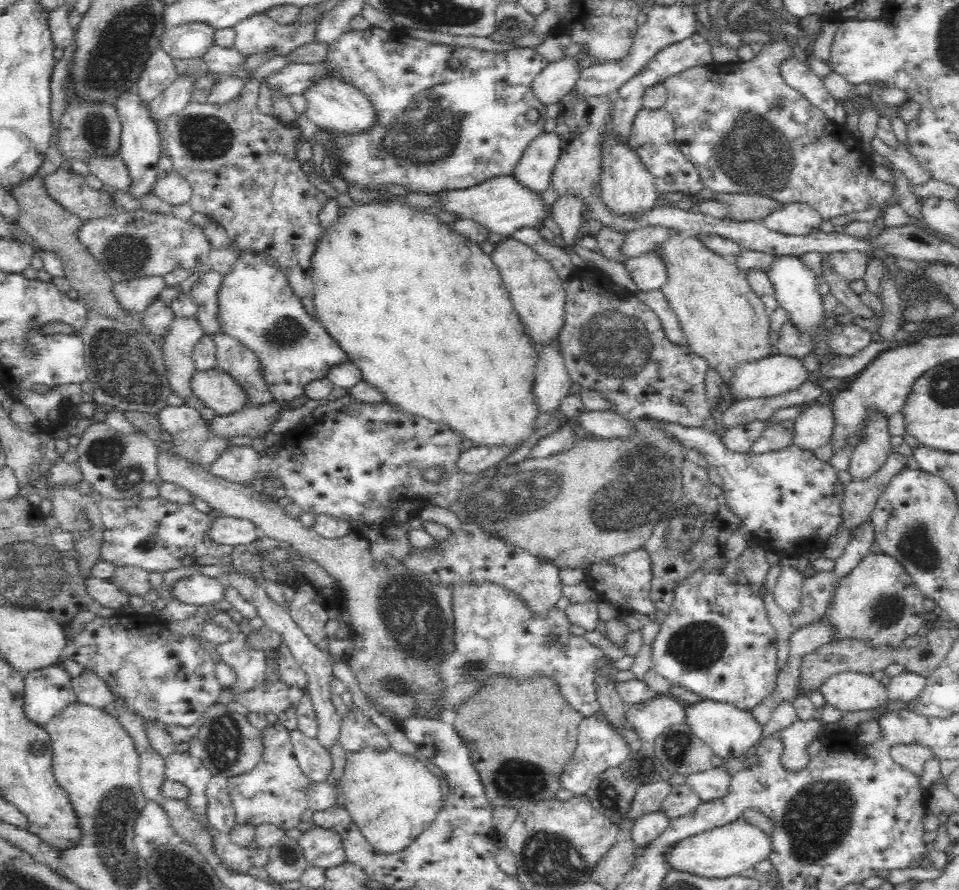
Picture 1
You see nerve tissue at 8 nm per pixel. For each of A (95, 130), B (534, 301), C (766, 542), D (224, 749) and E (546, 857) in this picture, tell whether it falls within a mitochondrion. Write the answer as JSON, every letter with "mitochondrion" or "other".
{"A":"mitochondrion","B":"other","C":"other","D":"mitochondrion","E":"mitochondrion"}

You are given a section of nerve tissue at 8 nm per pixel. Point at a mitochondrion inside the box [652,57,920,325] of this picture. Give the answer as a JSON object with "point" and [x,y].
{"point":[753,152]}

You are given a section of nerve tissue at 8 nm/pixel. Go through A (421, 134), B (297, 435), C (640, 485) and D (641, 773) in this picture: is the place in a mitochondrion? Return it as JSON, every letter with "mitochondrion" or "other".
{"A":"mitochondrion","B":"other","C":"mitochondrion","D":"mitochondrion"}

